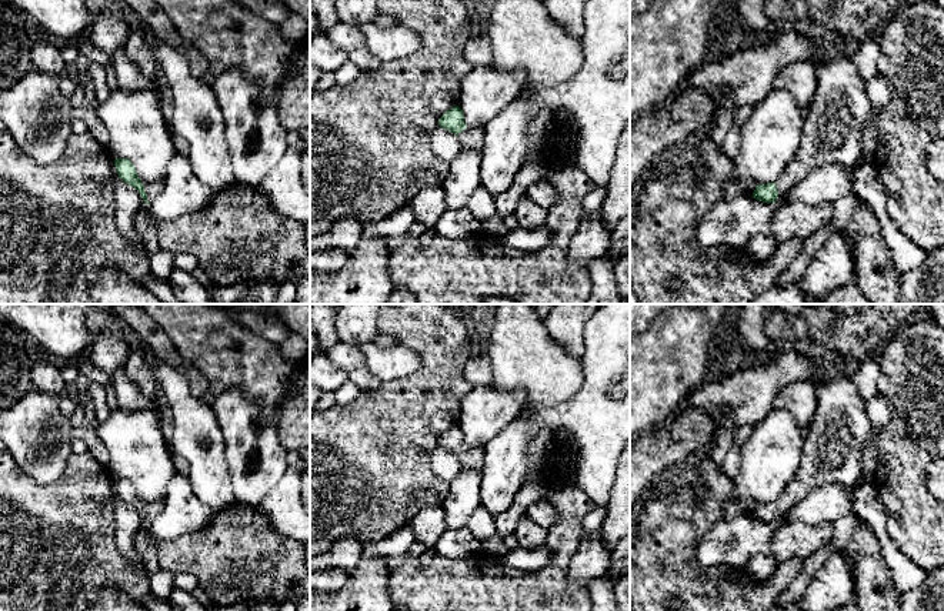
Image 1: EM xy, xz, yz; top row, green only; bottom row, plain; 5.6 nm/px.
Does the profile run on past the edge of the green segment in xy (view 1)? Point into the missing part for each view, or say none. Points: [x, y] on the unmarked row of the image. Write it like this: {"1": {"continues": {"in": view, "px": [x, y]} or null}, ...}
{"1": {"continues": {"in": "xy", "px": [152, 508]}}}

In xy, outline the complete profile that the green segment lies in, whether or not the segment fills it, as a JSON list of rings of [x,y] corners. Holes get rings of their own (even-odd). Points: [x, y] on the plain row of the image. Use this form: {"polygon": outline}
{"polygon": [[[116,478],[114,485],[119,497],[129,505],[134,507],[146,524],[154,520],[163,510],[164,501],[144,503],[139,498],[133,483],[129,478]]]}

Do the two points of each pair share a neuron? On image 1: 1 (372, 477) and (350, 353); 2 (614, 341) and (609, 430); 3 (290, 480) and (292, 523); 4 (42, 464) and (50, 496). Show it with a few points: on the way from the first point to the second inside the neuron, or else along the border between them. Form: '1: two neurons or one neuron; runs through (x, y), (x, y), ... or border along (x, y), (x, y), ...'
1: two neurons; border along (383, 383), (374, 391), (362, 394)
2: one neuron; runs through (604, 363), (600, 373), (600, 408)
3: one neuron; runs through (290, 490), (290, 513)
4: two neurons; border along (69, 458), (52, 483), (36, 483), (19, 466)

